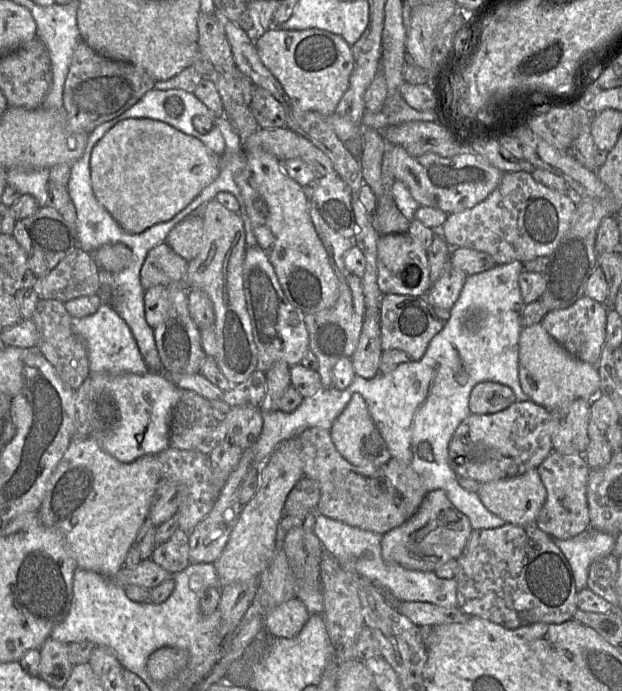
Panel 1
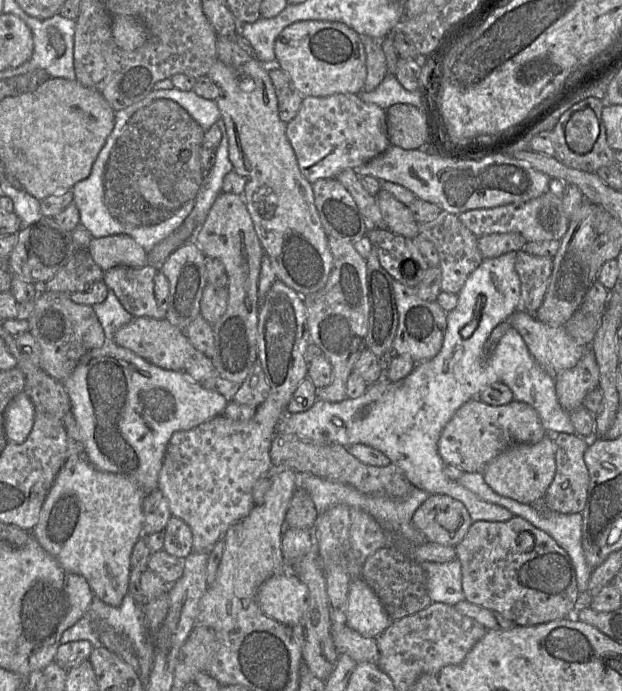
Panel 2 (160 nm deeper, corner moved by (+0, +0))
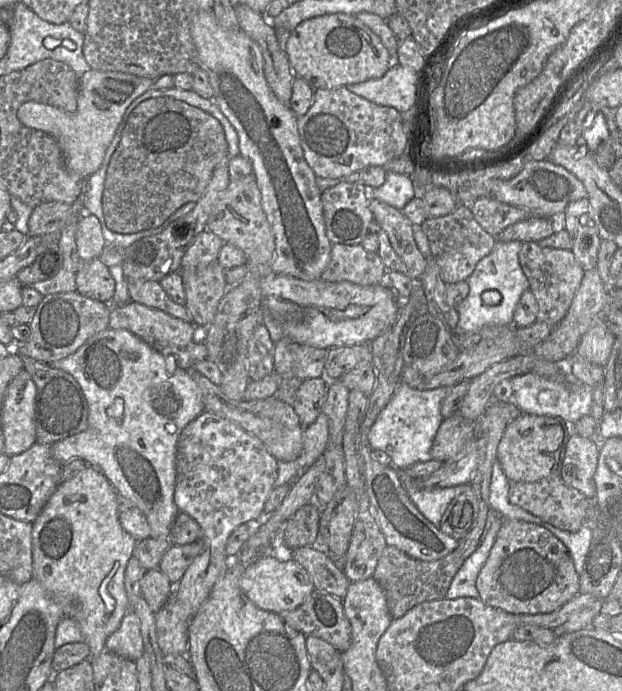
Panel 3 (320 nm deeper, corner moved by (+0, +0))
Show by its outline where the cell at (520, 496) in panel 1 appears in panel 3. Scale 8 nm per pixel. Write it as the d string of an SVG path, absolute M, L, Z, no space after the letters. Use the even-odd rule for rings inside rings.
M521 414L507 425L496 459L509 481L536 482L555 477L560 474L565 447L573 434L573 424L559 417Z

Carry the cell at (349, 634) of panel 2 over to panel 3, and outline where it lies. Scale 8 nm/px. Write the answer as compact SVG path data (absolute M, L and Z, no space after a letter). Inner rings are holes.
M314 589L296 609L280 613L285 623L302 632L325 640L341 653L352 643L352 628L342 601L332 594Z

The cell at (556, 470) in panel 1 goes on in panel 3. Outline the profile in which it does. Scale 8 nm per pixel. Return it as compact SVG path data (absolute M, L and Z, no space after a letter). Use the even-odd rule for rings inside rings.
M574 433L568 440L559 476L570 487L593 502L594 474L597 469L599 446L588 438Z

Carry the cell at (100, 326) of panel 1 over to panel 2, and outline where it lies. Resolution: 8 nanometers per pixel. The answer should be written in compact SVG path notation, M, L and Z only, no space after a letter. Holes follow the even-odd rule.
M110 289L105 301L92 307L103 327L107 341L113 341L116 332L133 319Z

